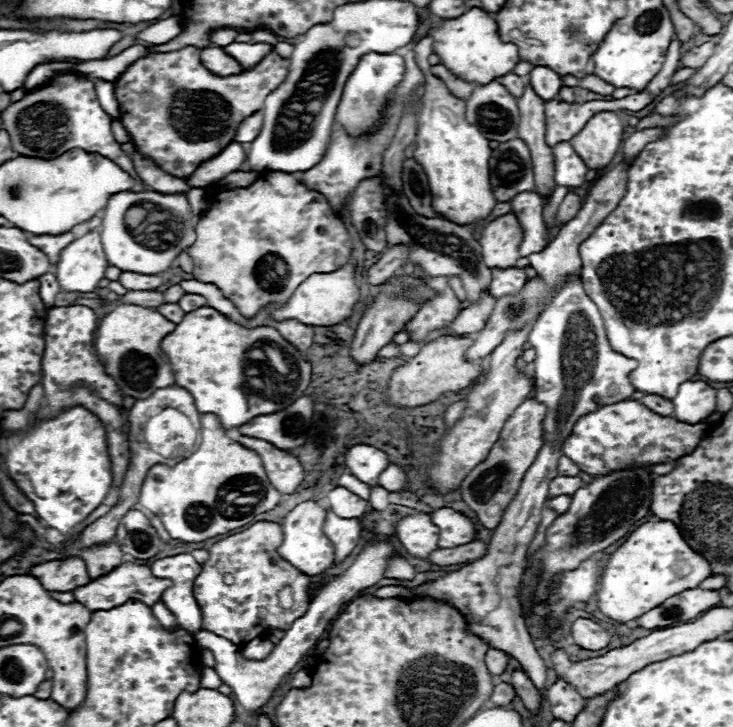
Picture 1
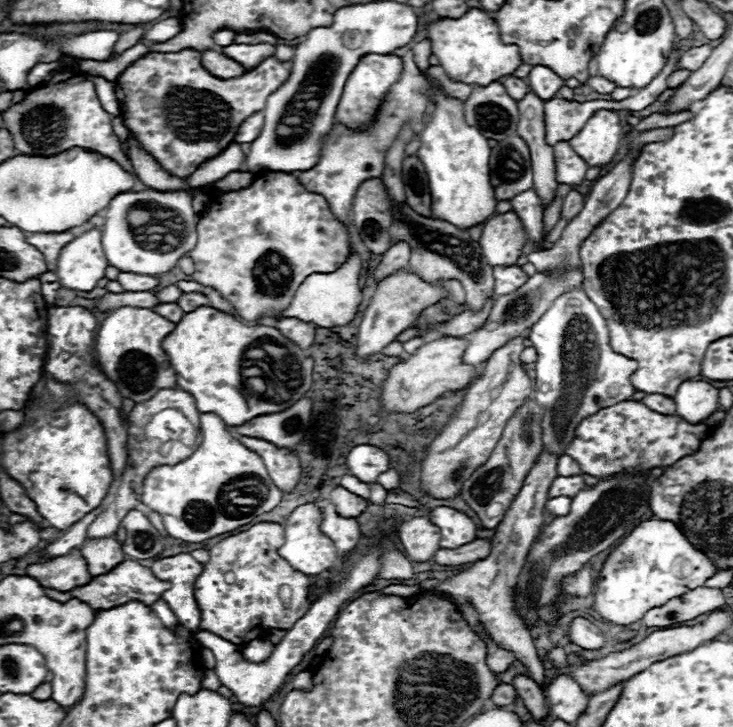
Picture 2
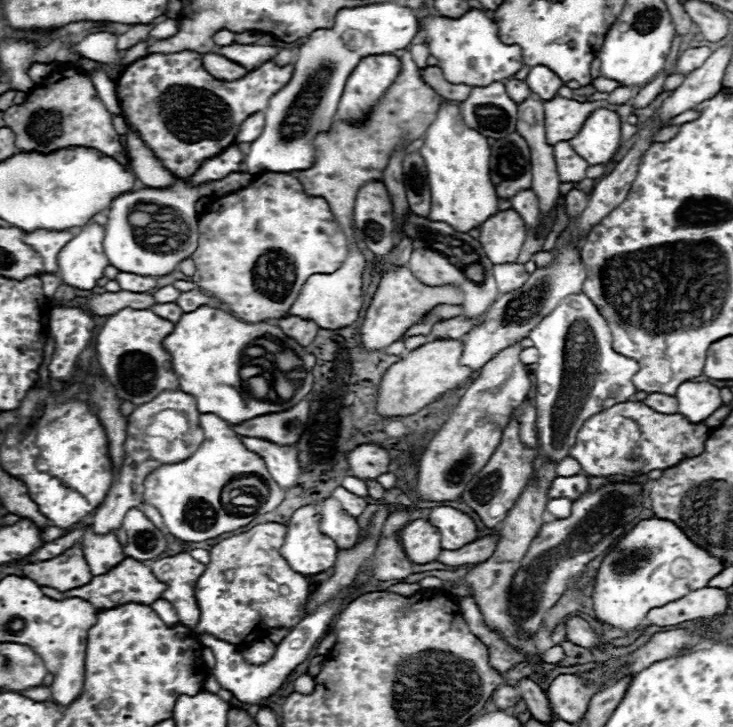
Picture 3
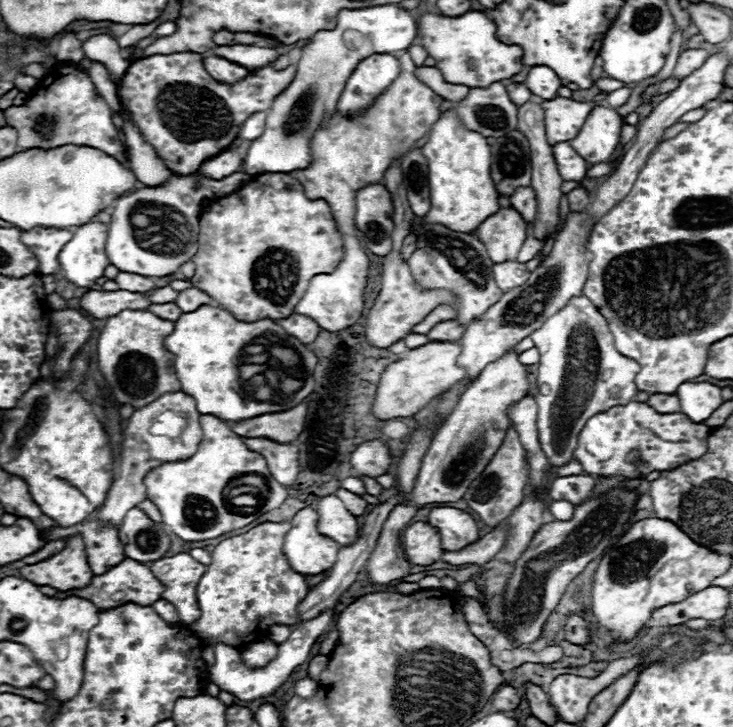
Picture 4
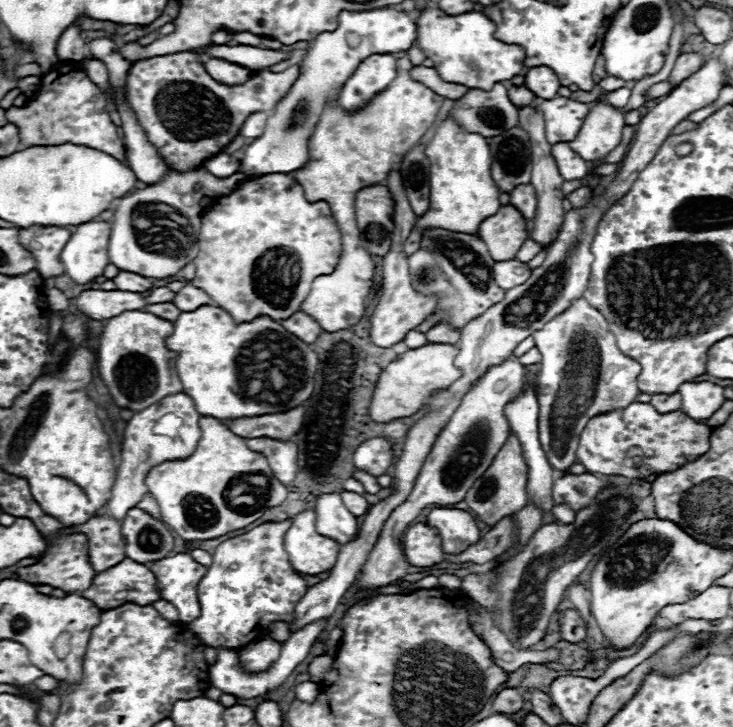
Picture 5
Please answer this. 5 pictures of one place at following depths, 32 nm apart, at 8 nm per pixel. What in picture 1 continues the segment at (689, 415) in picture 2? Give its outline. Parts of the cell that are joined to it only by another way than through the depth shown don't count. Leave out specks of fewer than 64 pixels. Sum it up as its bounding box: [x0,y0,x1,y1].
[672,382,716,424]

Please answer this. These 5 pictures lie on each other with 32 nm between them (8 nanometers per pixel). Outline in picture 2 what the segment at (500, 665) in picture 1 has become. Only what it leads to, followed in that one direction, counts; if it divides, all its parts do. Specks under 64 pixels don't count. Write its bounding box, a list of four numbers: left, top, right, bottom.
[480,634,516,674]

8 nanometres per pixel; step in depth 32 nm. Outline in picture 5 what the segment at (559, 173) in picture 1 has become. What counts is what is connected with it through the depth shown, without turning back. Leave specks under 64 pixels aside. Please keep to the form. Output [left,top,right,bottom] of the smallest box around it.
[552,142,588,180]

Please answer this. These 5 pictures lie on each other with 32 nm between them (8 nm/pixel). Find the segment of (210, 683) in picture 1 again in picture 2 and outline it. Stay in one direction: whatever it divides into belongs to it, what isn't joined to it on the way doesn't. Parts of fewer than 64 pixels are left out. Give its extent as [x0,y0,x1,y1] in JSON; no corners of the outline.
[202,668,220,690]

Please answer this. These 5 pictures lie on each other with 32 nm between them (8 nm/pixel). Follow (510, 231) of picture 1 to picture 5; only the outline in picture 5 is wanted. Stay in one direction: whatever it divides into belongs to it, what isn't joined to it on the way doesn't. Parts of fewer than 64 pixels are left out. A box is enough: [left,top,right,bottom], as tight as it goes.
[478,206,528,262]

